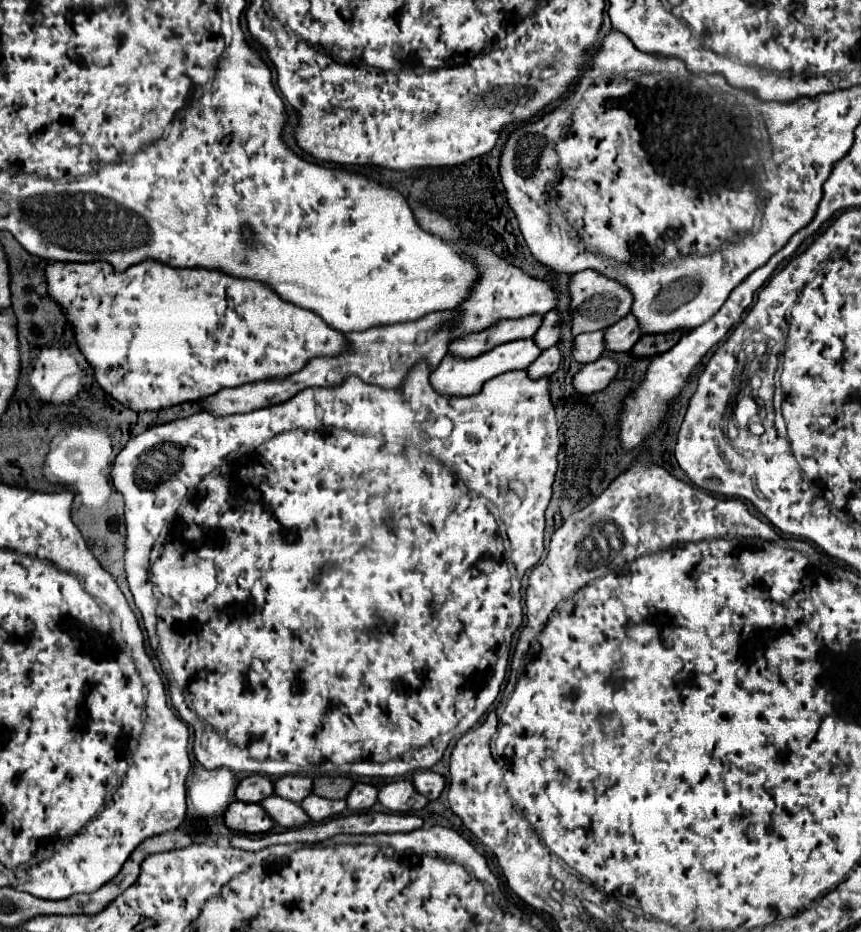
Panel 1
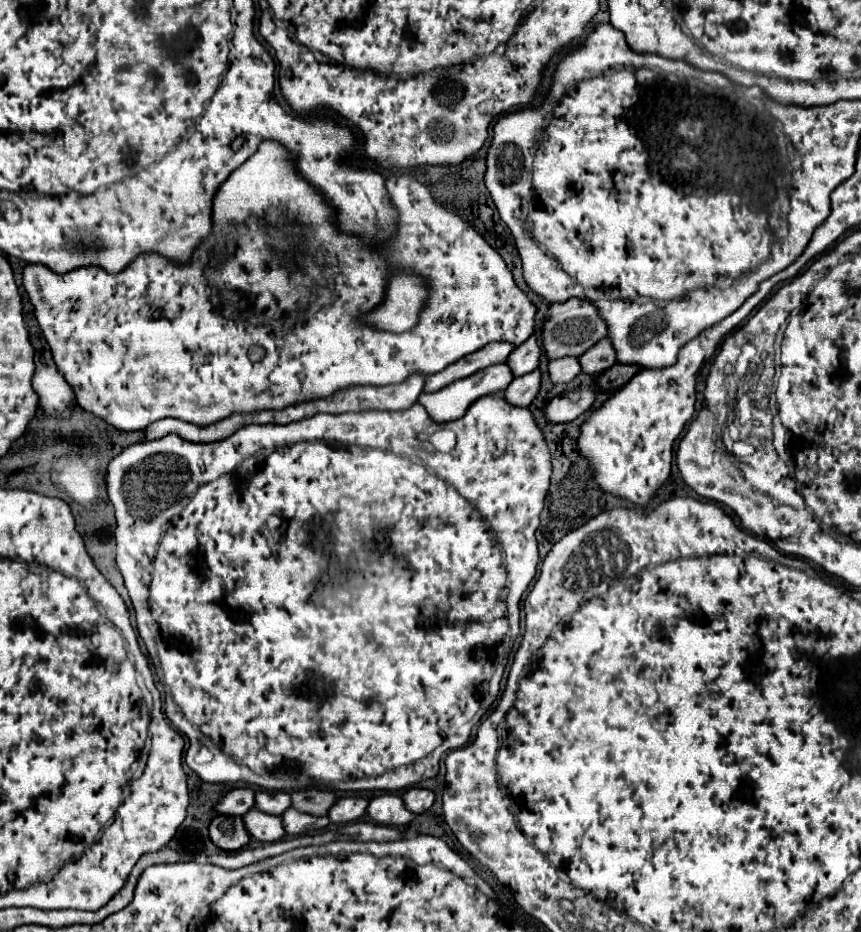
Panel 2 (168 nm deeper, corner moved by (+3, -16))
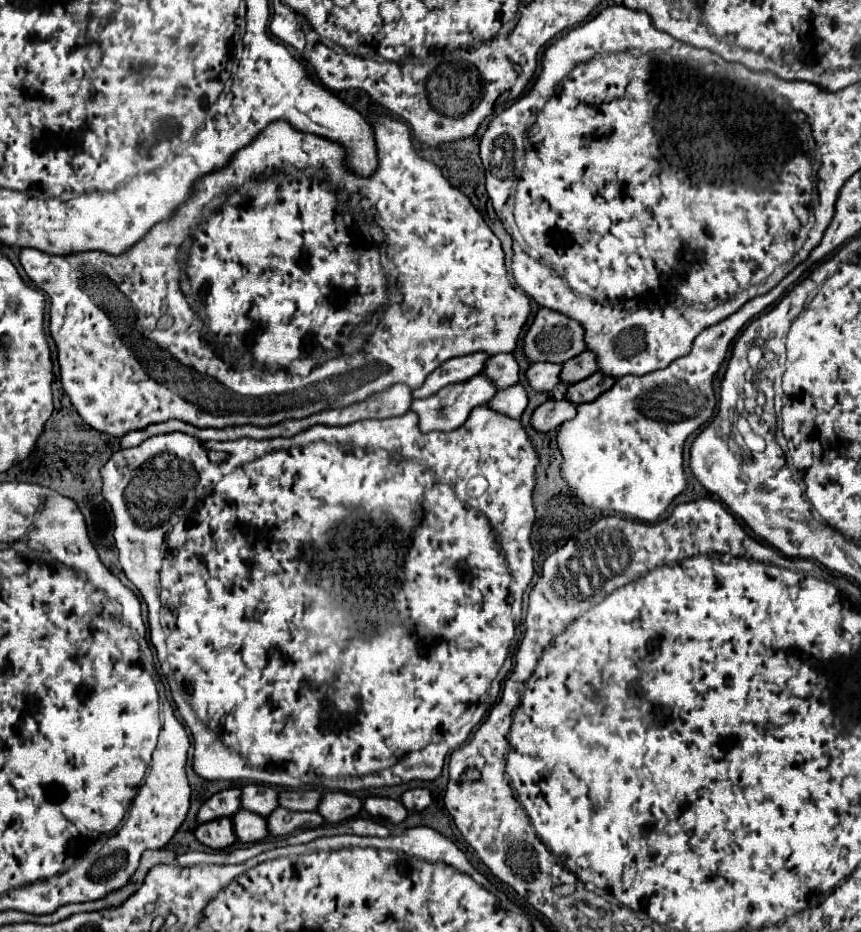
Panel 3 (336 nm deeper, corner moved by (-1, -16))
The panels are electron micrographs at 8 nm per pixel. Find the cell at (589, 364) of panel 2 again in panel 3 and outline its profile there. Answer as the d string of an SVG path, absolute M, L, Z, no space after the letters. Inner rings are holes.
M586 350L580 356L574 356L572 360L562 364L562 382L576 384L578 380L584 380L584 378L596 374L598 370L600 368L598 368L598 362L596 362L596 354Z

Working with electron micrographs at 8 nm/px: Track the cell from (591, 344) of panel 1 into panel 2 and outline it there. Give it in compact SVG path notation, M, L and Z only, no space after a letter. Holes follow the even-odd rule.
M560 358L560 360L550 360L550 364L548 364L548 376L550 376L552 384L570 382L578 374L580 374L578 358Z

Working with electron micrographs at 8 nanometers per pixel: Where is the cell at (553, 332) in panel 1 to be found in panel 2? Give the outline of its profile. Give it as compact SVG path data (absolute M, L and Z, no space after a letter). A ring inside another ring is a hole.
M530 336L524 344L514 348L514 352L510 352L506 364L510 366L514 376L524 376L538 368L538 358L540 358L540 346L536 344L536 338Z

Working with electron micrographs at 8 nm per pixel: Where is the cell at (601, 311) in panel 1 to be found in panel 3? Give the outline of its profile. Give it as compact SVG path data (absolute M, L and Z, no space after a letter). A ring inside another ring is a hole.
M542 308L524 338L524 350L532 362L564 364L586 350L584 338L586 330L578 320Z

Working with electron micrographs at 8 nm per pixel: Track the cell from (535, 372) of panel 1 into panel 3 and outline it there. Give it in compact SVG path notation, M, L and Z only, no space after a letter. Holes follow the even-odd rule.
M514 384L510 388L498 390L496 396L488 402L488 406L500 414L510 416L510 418L520 418L528 406L526 388L522 384Z

